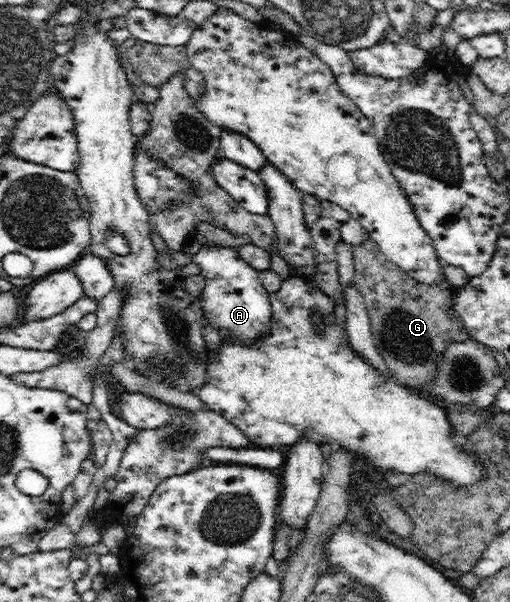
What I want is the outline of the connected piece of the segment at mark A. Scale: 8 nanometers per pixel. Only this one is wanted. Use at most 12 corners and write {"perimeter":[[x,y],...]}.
{"perimeter":[[233,247],[193,255],[207,325],[253,343],[271,330],[258,271]]}

